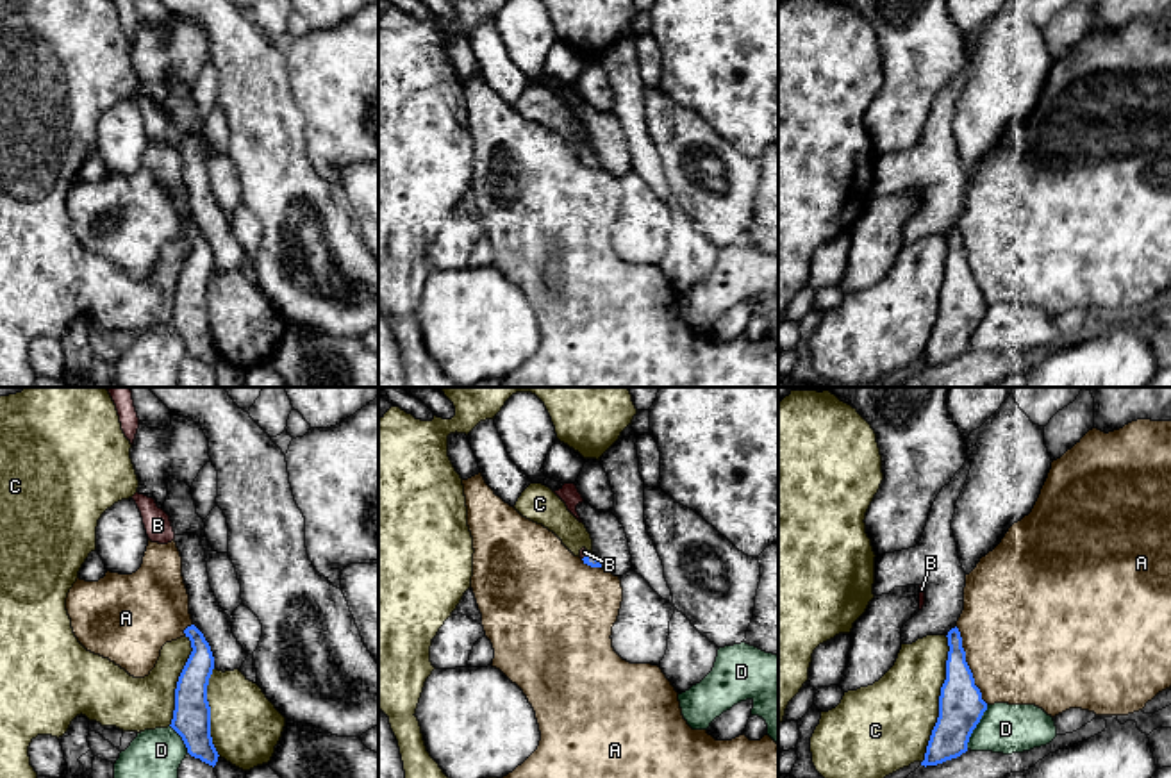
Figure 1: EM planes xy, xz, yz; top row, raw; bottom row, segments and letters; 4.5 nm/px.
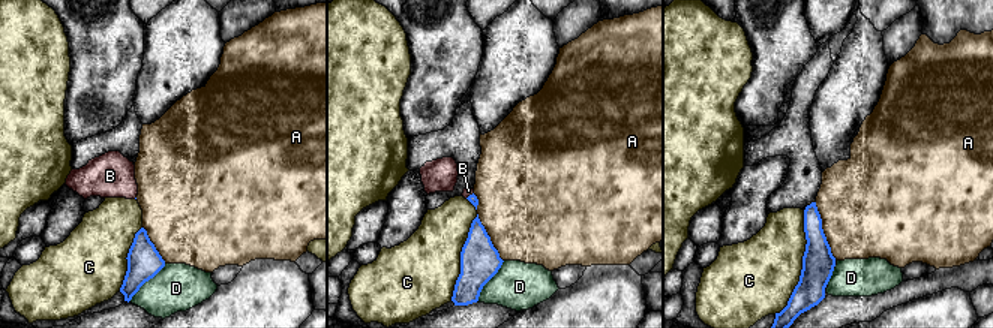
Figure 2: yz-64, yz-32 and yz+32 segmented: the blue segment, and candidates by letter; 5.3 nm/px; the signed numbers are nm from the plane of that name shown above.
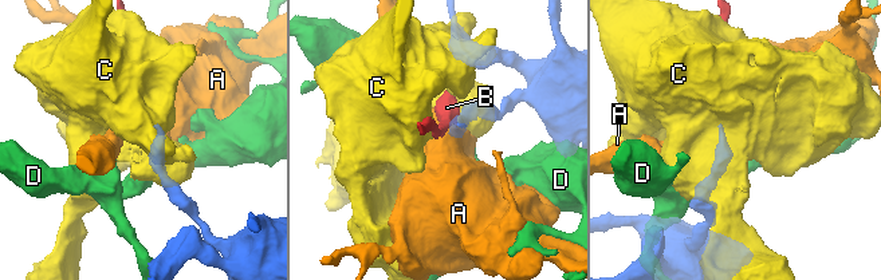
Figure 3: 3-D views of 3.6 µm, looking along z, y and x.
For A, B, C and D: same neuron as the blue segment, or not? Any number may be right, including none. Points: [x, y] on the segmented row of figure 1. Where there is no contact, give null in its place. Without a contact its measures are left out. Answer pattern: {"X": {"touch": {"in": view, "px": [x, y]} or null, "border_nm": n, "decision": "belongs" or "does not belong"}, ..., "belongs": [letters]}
{"A": {"touch": {"in": "yz", "px": [968, 666]}, "border_nm": 380, "decision": "does not belong"}, "B": {"touch": {"in": "xz", "px": [588, 555]}, "border_nm": 50, "decision": "belongs"}, "C": {"touch": {"in": "yz", "px": [939, 700]}, "border_nm": 600, "decision": "does not belong"}, "D": {"touch": {"in": "yz", "px": [975, 727]}, "border_nm": 220, "decision": "does not belong"}, "belongs": ["B"]}

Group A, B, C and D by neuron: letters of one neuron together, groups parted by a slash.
A / B / C / D

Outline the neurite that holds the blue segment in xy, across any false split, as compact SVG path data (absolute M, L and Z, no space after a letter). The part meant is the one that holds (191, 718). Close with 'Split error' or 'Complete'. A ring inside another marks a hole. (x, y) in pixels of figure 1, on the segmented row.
M195 626L184 630L191 641L191 655L179 676L171 728L182 737L187 753L209 766L216 766L218 751L211 737L211 707L207 685L214 669L214 657L203 633Z. Complete

